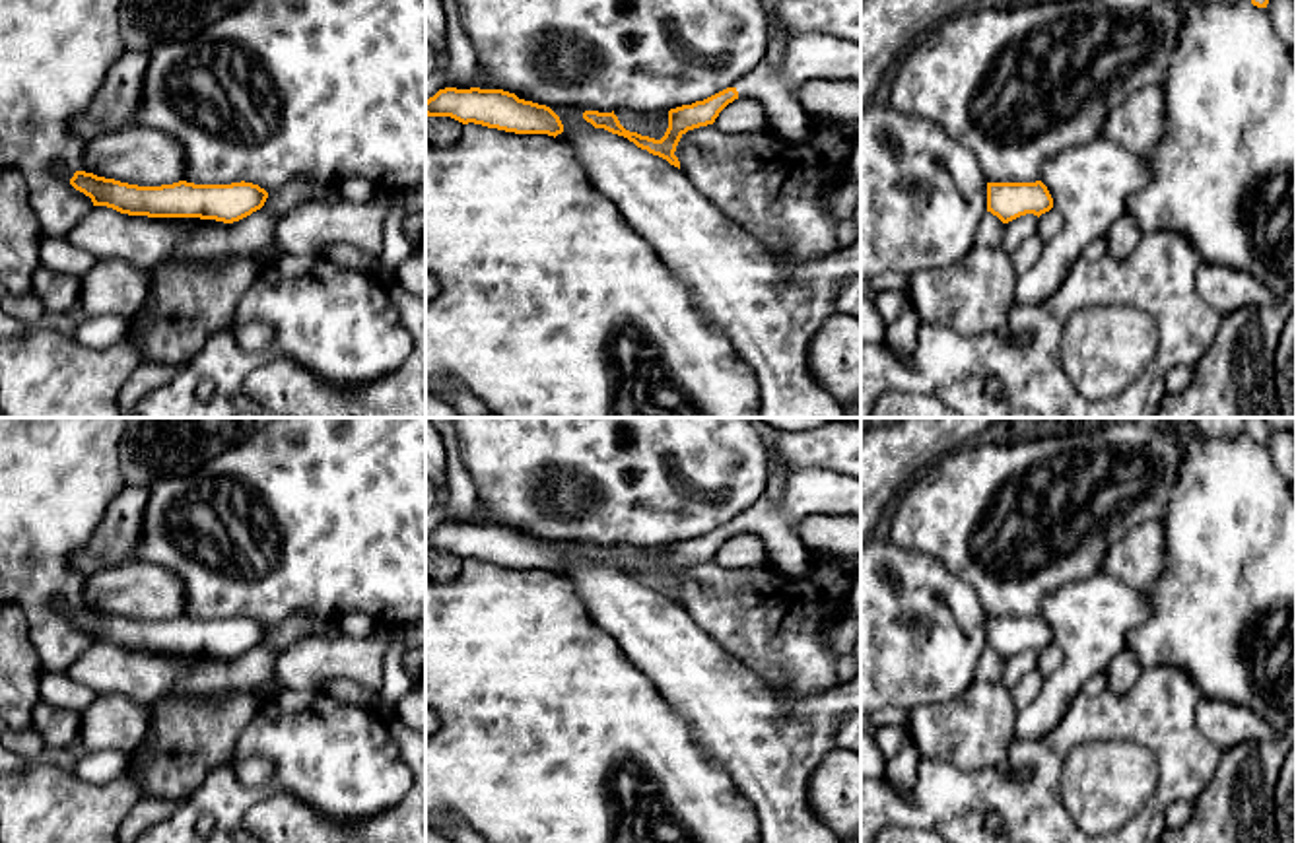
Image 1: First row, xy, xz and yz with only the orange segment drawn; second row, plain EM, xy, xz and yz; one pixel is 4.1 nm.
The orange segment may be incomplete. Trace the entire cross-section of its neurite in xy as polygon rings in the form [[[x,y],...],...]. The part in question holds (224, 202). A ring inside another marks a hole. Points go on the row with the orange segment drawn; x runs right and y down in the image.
[[[76,171],[70,185],[91,198],[128,216],[200,218],[223,223],[239,221],[260,210],[268,192],[253,183],[194,185],[179,181],[161,186],[138,186],[93,173]]]

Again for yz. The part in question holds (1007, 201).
[[[1041,181],[987,183],[987,212],[1008,223],[1020,216],[1041,216],[1053,208],[1053,198]]]

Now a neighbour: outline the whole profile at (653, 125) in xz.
[[[618,109],[614,111],[620,124],[630,130],[637,132],[641,136],[649,136],[655,140],[661,140],[668,128],[668,111],[661,113],[637,113],[631,109]]]

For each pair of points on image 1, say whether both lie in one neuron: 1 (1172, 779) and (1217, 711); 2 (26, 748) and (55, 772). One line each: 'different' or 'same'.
1: different
2: different

